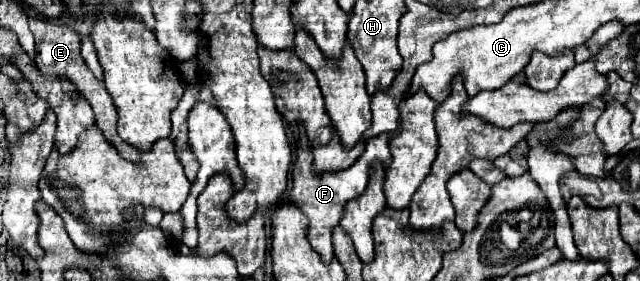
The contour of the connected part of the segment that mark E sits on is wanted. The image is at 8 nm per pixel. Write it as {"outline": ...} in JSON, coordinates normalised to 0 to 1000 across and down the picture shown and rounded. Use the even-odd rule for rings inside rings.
{"outline":[[[48,64],[45,85],[48,85],[48,114],[55,128],[55,228],[58,228],[58,242],[67,263],[77,263],[77,270],[108,278],[123,313],[123,327],[136,349],[136,363],[142,370],[142,384],[148,399],[148,434],[152,434],[155,463],[164,477],[167,505],[173,505],[195,569],[208,569],[208,577],[217,569],[217,534],[202,520],[198,505],[192,505],[183,477],[183,391],[177,377],[177,356],[173,356],[164,299],[152,292],[152,278],[145,270],[139,235],[127,206],[127,135],[123,135],[123,121],[108,93],[83,85],[83,78],[61,71],[61,64]]]}

